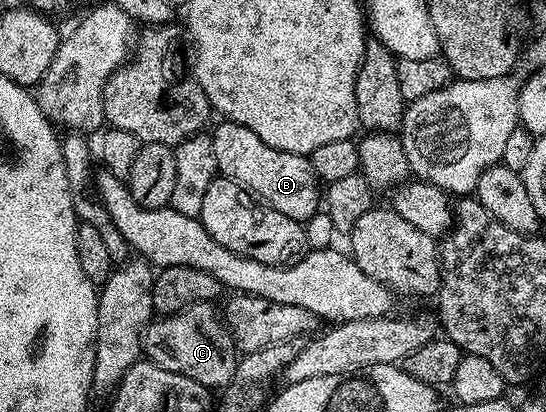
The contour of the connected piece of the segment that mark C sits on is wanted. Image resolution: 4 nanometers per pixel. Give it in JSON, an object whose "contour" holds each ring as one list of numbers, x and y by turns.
{"contour":[[213,302,193,303,181,311,171,311,161,317,151,318,146,330,142,332,145,358,172,373,192,377,192,381,205,387,225,388,235,378,240,355,230,328,226,326,219,308,217,311,214,306]]}

